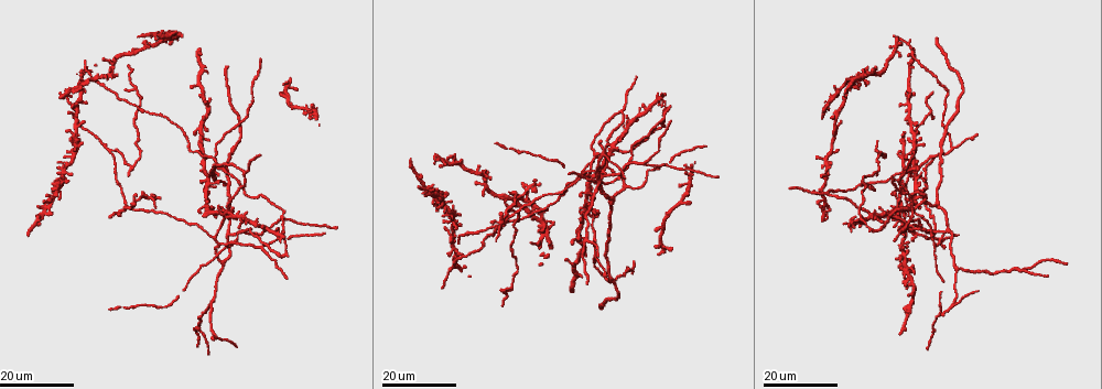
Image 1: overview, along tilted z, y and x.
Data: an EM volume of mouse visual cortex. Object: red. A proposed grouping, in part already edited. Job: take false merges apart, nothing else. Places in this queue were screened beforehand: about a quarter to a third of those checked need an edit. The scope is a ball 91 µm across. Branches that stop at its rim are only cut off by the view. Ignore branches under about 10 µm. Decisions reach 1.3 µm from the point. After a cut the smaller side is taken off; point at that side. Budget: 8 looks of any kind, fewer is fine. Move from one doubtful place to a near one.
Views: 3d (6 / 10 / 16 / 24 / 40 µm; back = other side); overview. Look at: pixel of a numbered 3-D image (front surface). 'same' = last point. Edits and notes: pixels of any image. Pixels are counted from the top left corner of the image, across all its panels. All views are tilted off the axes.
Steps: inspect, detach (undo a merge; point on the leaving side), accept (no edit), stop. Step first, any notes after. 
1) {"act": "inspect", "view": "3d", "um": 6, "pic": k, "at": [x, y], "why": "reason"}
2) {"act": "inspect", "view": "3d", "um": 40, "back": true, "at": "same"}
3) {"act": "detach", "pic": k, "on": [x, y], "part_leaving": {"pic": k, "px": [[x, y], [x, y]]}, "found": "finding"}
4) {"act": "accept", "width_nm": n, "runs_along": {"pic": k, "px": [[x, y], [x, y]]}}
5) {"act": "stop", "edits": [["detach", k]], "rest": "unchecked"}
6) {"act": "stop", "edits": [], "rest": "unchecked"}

{"act": "inspect", "view": "3d", "um": 24, "pic": 1, "at": [212, 299], "why": "small branch off a trunk"}

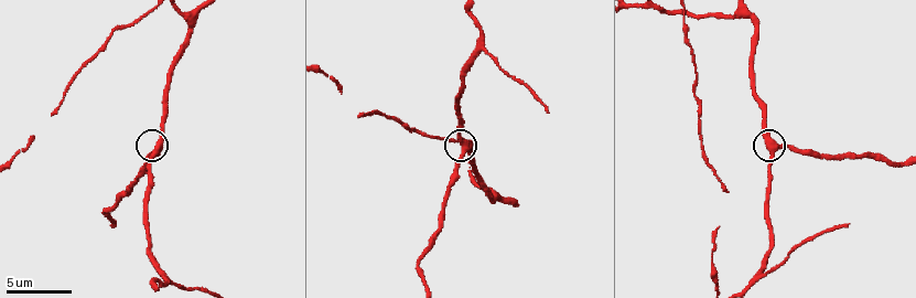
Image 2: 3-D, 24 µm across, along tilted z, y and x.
{"act": "inspect", "view": "3d", "um": 6, "pic": 2, "at": [780, 146], "why": "closer look"}

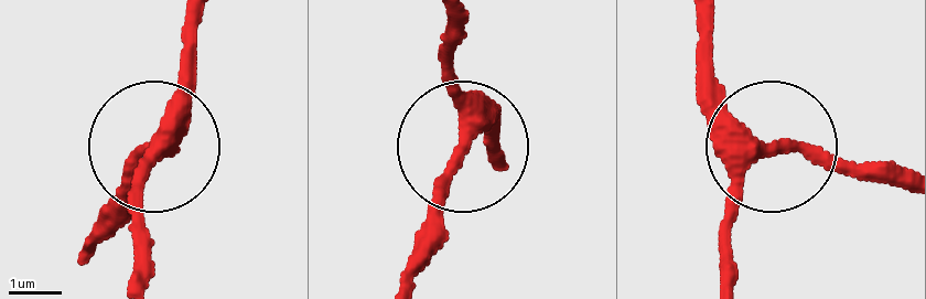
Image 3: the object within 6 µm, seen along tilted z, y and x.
{"act": "accept", "arms": 3, "runs_along": {"pic": 3, "px": [[197, 20], [193, 79], [143, 173], [144, 265]]}, "found": "all the same neuron"}

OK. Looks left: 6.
{"act": "inspect", "view": "3d", "um": 24, "pic": 1, "at": [626, 186], "why": "three arms meet"}

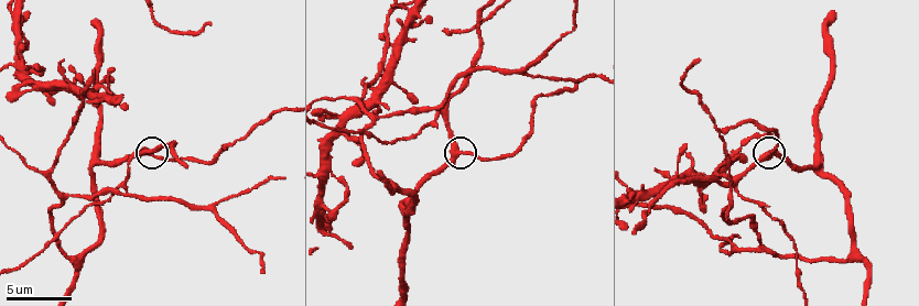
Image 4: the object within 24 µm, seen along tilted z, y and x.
{"act": "inspect", "view": "3d", "um": 10, "pic": 4, "at": [455, 149]}

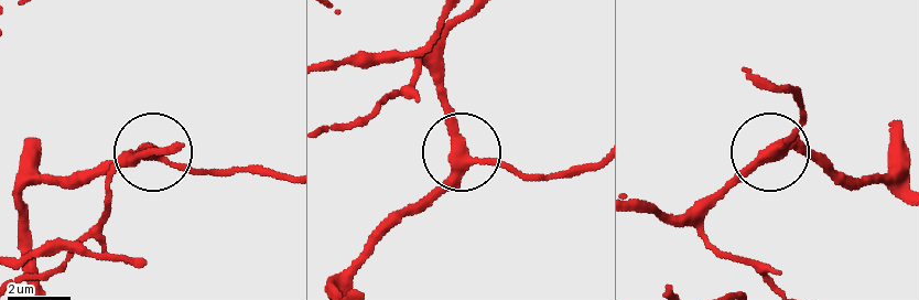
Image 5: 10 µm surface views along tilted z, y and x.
{"act": "accept", "runs_along": {"pic": 5, "px": [[901, 199], [878, 179], [776, 152], [799, 118]]}, "found": "all the same neuron"}

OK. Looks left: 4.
{"act": "inspect", "view": "3d", "um": 6, "pic": 4, "at": [764, 251], "why": "three-way junction"}

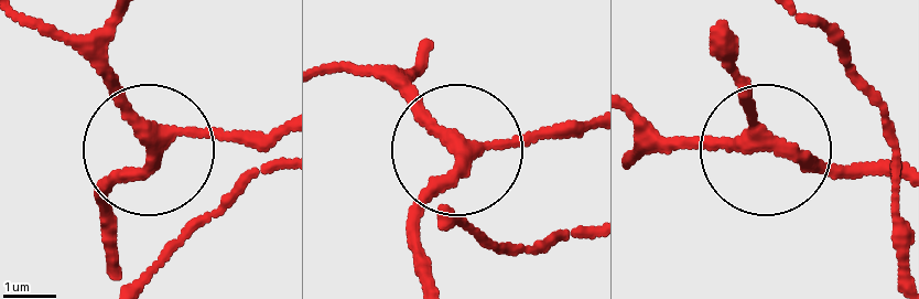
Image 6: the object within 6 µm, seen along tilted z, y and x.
{"act": "accept", "width_nm": 240, "found": "all the same neuron"}

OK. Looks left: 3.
{"act": "inspect", "view": "3d", "um": 16, "pic": 4, "at": [213, 206]}

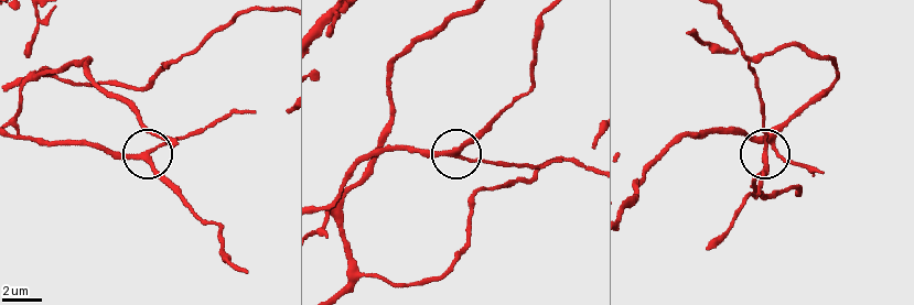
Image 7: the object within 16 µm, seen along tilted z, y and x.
{"act": "inspect", "view": "3d", "um": 6, "pic": 7, "at": [762, 153]}

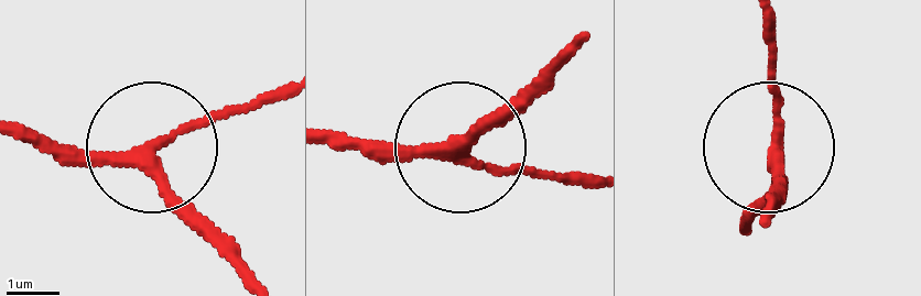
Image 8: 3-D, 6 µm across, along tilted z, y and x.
{"act": "accept", "arms": 3, "found": "continuous, no second neuron"}

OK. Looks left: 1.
{"act": "stop", "edits": [], "rest": "unchecked"}

